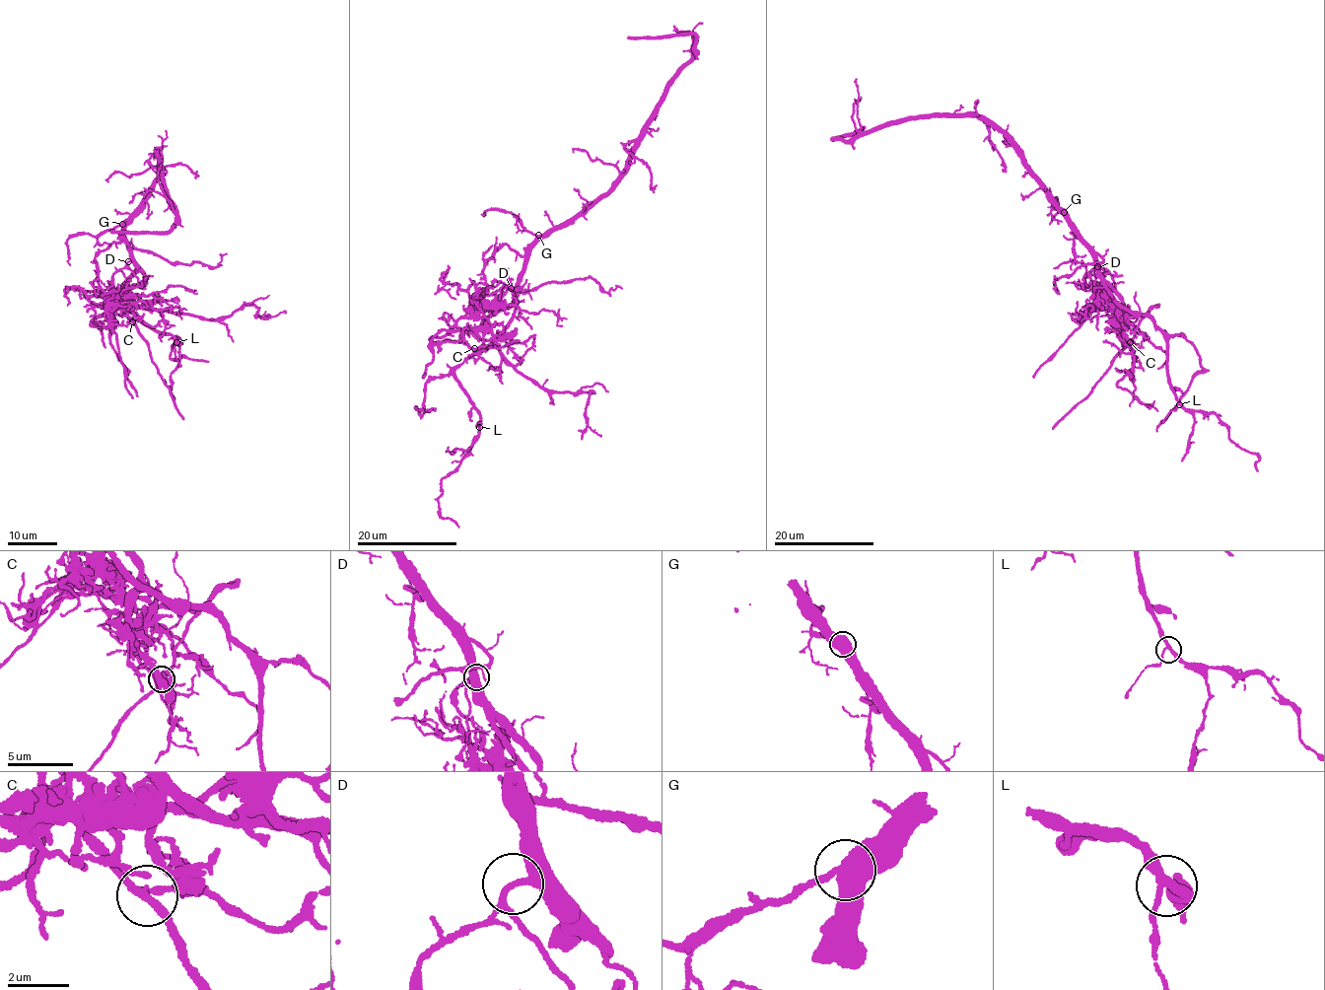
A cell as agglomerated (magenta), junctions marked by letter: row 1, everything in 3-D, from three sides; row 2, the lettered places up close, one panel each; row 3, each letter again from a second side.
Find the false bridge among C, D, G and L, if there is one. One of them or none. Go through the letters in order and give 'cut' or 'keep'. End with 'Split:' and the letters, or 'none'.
C: keep
D: cut
G: keep
L: keep
Split: D

